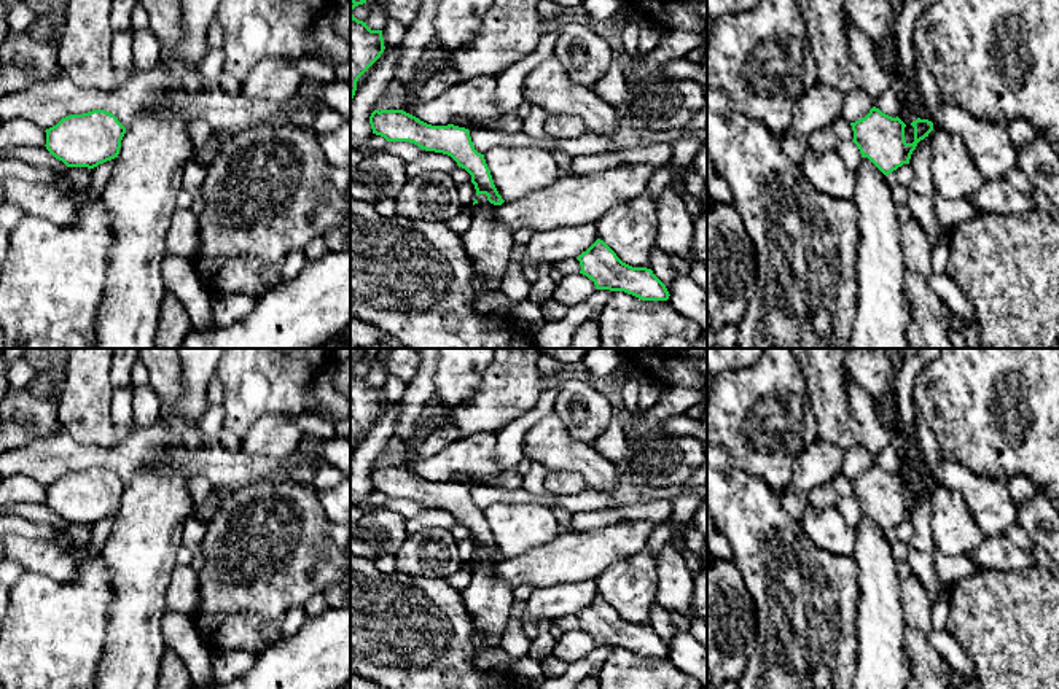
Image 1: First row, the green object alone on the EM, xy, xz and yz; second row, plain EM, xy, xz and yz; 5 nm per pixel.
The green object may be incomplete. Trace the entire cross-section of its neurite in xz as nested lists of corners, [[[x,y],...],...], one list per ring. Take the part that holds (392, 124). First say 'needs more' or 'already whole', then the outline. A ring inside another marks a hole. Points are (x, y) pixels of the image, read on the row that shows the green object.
already whole | [[[374,110],[369,124],[373,134],[387,142],[409,142],[425,151],[451,156],[471,175],[476,196],[486,194],[494,205],[505,202],[494,185],[484,154],[475,150],[468,129],[454,124],[432,126],[403,110]]]

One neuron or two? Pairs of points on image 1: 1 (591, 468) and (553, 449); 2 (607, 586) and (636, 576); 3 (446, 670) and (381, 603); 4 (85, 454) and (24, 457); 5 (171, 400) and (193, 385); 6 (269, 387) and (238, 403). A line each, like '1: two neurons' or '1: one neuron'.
1: one neuron
2: one neuron
3: one neuron
4: one neuron
5: two neurons
6: one neuron

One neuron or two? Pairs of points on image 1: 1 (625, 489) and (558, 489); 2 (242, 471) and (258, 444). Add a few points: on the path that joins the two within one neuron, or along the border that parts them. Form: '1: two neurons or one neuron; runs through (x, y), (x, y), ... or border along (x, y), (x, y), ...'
1: two neurons; border along (586, 487), (558, 498)
2: two neurons; border along (241, 449), (250, 455), (290, 455)

